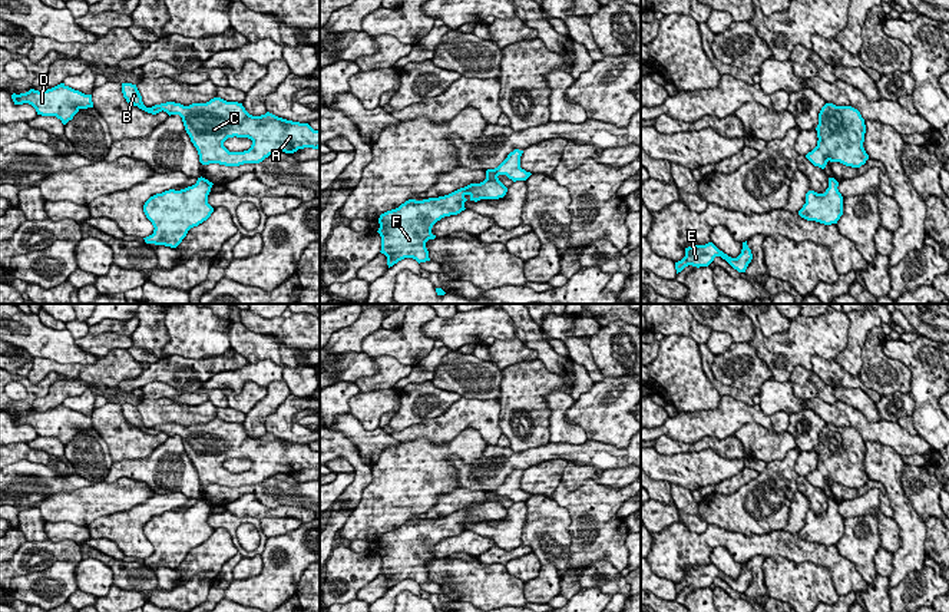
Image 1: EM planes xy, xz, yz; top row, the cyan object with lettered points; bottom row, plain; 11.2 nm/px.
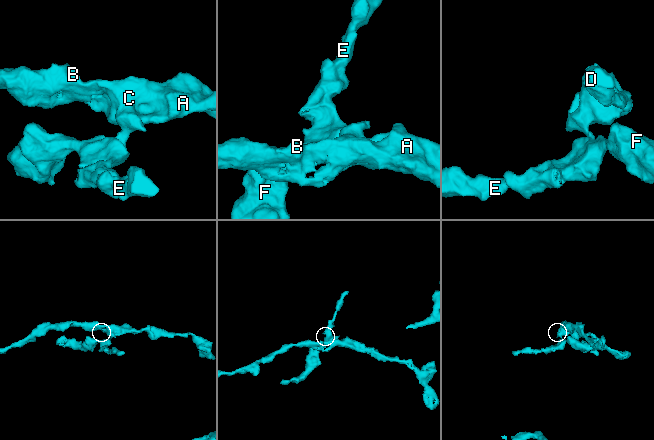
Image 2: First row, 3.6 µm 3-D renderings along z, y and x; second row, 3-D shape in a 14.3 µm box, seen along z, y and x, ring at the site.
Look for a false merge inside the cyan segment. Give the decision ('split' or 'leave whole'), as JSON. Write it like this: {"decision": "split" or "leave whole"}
{"decision": "split"}

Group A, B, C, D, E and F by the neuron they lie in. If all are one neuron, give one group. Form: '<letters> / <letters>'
A B C D / E F

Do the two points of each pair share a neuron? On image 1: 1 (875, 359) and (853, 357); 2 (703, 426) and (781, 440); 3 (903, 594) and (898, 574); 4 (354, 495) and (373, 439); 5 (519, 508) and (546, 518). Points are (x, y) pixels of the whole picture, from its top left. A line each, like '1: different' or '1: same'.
1: different
2: different
3: different
4: different
5: different

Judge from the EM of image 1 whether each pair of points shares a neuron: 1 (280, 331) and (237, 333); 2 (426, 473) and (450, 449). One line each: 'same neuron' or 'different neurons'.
1: different neurons
2: same neuron

